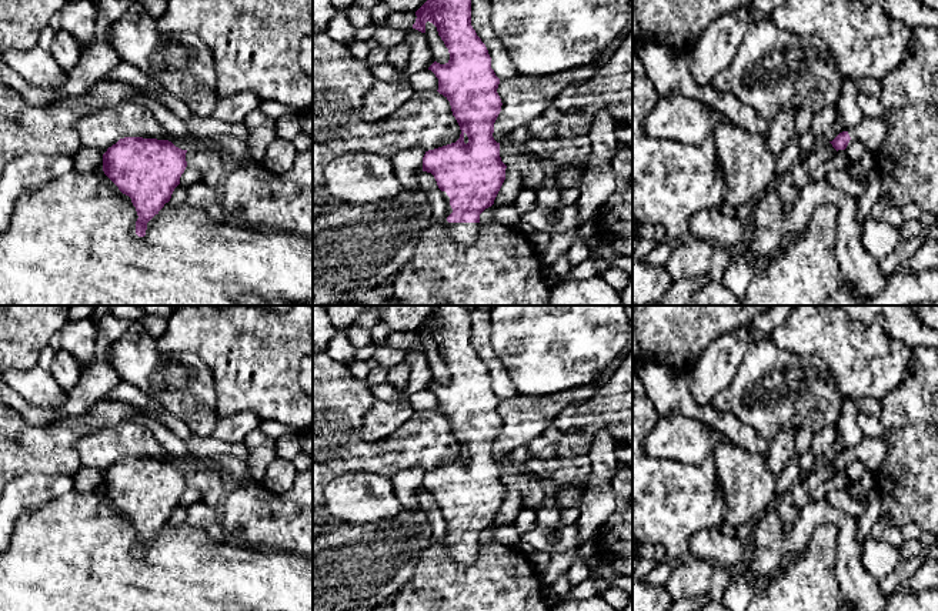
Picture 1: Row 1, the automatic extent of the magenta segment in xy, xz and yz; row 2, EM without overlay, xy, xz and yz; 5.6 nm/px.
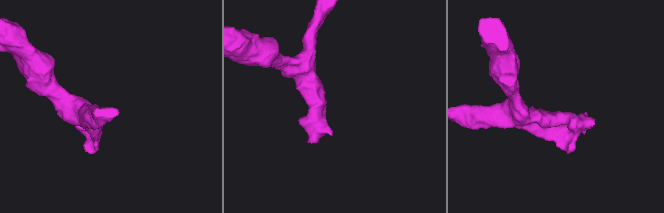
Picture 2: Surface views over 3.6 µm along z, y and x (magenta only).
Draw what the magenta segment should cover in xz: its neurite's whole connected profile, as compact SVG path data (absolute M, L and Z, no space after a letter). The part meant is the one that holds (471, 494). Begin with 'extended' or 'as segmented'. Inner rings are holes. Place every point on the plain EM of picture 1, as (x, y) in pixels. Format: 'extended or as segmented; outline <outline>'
extended; outline M438 306L435 313L415 331L413 348L425 353L425 343L437 347L438 355L450 373L445 384L434 381L431 390L438 398L438 413L451 425L461 454L455 463L428 470L423 477L423 491L431 493L441 511L450 517L453 532L444 540L448 555L460 562L474 562L480 547L480 534L494 524L505 500L507 485L500 477L500 463L493 457L494 443L501 431L497 413L500 398L491 388L485 364L471 345L471 313L464 306Z

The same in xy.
as segmented; outline M124 457L103 474L104 494L131 518L136 527L138 557L146 555L147 542L170 521L174 508L180 504L180 497L187 487L186 473L187 470L176 467L168 460Z

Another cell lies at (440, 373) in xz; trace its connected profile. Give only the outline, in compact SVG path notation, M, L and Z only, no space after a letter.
M430 341L425 343L425 357L434 381L440 384L448 383L450 380L448 368L438 355L437 347Z

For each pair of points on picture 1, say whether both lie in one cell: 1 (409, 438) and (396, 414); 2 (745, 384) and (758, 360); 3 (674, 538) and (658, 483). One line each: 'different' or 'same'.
1: different
2: same
3: same

